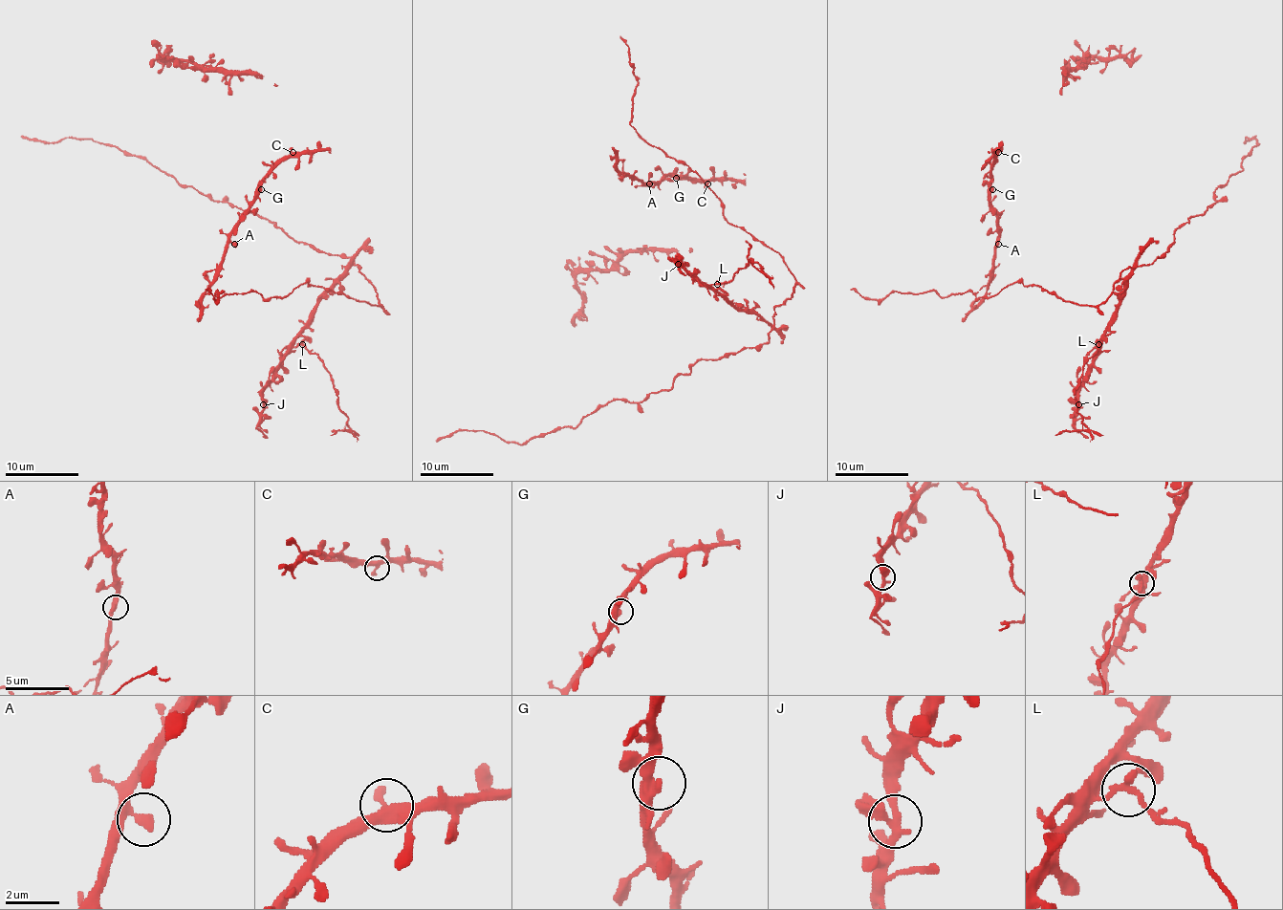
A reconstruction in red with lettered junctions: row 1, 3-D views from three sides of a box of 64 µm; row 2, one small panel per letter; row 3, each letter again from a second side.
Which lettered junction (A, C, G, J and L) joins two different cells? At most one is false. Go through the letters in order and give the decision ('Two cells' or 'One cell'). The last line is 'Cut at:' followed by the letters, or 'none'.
A: One cell
C: One cell
G: One cell
J: One cell
L: Two cells
Cut at: L

